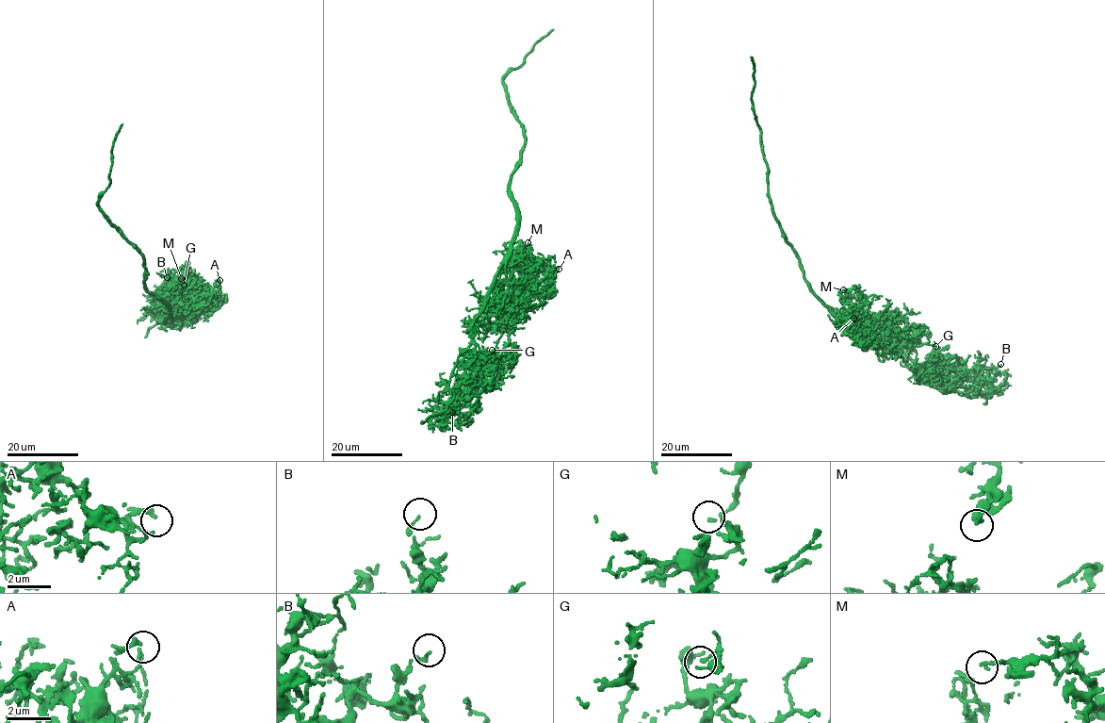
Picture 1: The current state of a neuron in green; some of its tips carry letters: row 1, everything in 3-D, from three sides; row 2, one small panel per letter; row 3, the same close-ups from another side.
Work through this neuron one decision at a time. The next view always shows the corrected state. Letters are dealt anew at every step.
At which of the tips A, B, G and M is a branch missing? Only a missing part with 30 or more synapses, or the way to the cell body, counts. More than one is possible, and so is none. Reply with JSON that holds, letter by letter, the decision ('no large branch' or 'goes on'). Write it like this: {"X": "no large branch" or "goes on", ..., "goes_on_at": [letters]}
{"A": "no large branch", "B": "no large branch", "G": "no large branch", "M": "no large branch", "goes_on_at": []}

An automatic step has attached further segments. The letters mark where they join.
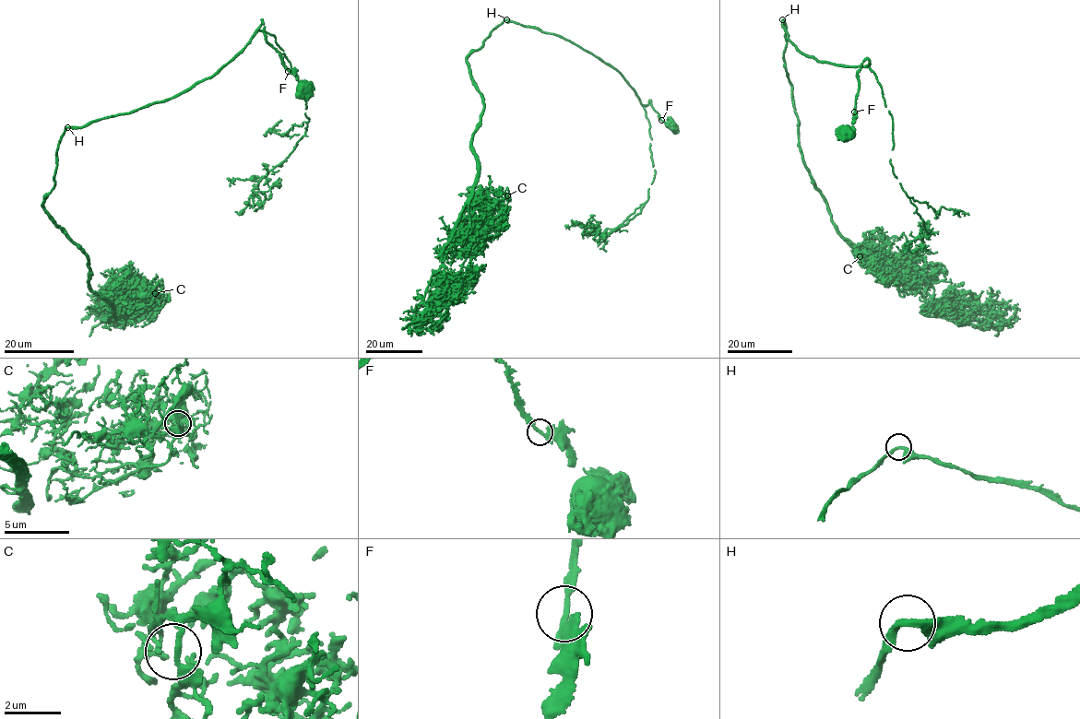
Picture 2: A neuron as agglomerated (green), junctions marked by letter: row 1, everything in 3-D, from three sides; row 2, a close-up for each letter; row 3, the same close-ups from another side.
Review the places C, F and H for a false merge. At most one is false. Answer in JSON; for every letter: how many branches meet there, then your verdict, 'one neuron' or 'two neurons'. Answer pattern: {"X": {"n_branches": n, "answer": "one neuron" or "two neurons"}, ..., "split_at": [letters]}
{"C": {"n_branches": 2, "answer": "one neuron"}, "F": {"n_branches": 2, "answer": "one neuron"}, "H": {"n_branches": 2, "answer": "one neuron"}, "split_at": []}

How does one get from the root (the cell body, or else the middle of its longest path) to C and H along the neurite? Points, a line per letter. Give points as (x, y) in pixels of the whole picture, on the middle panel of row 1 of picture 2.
C: (671, 125), (597, 56), (504, 20), (466, 62), (484, 107), (471, 143), (478, 171), (468, 204), (507, 195)
H: (671, 125), (660, 119), (650, 100), (646, 106), (641, 104), (622, 74), (597, 56), (558, 35), (506, 19)

